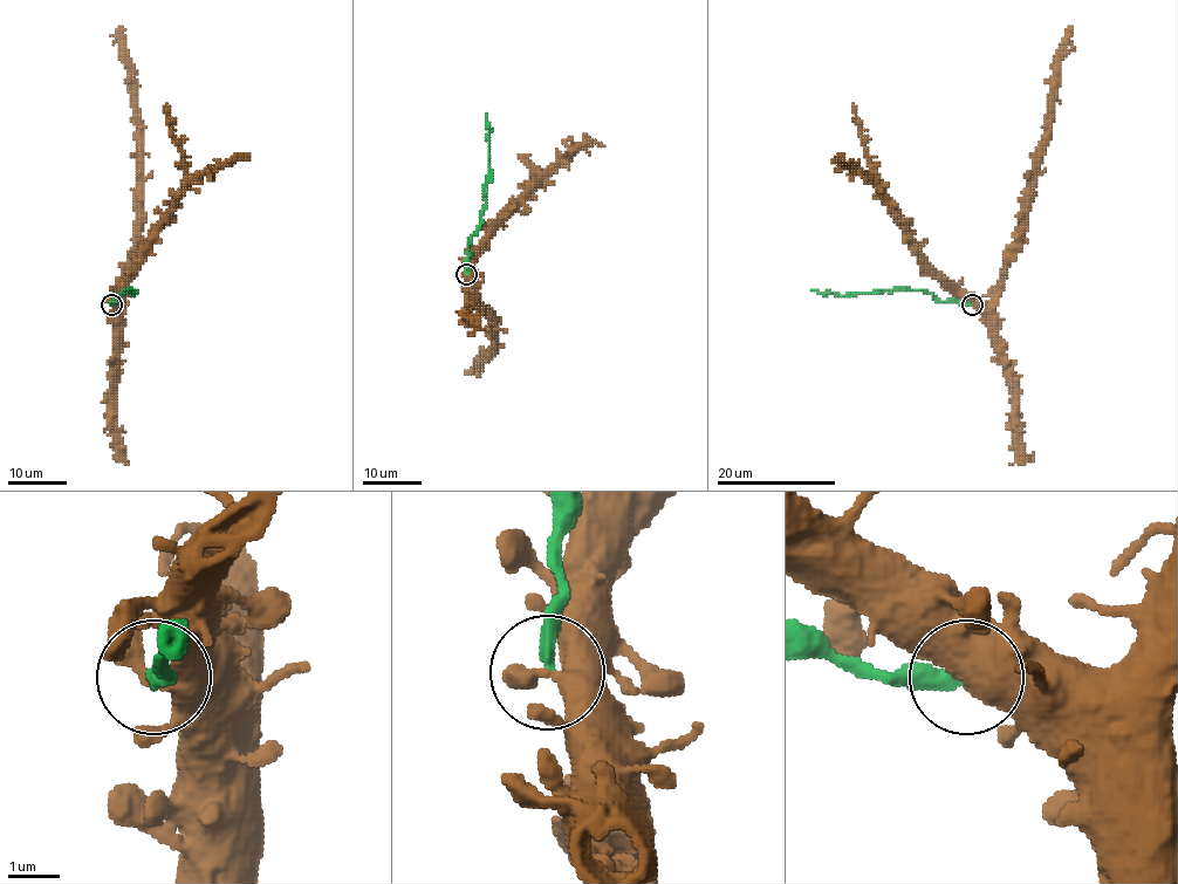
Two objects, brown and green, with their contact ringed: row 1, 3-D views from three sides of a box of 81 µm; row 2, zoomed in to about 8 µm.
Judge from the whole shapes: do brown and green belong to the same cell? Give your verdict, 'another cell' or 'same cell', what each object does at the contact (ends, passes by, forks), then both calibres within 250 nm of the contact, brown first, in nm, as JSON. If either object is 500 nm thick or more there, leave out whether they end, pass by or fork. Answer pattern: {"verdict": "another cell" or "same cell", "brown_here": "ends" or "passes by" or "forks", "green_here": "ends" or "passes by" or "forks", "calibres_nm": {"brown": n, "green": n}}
{"verdict": "another cell", "calibres_nm": {"brown": 700, "green": 280}}

